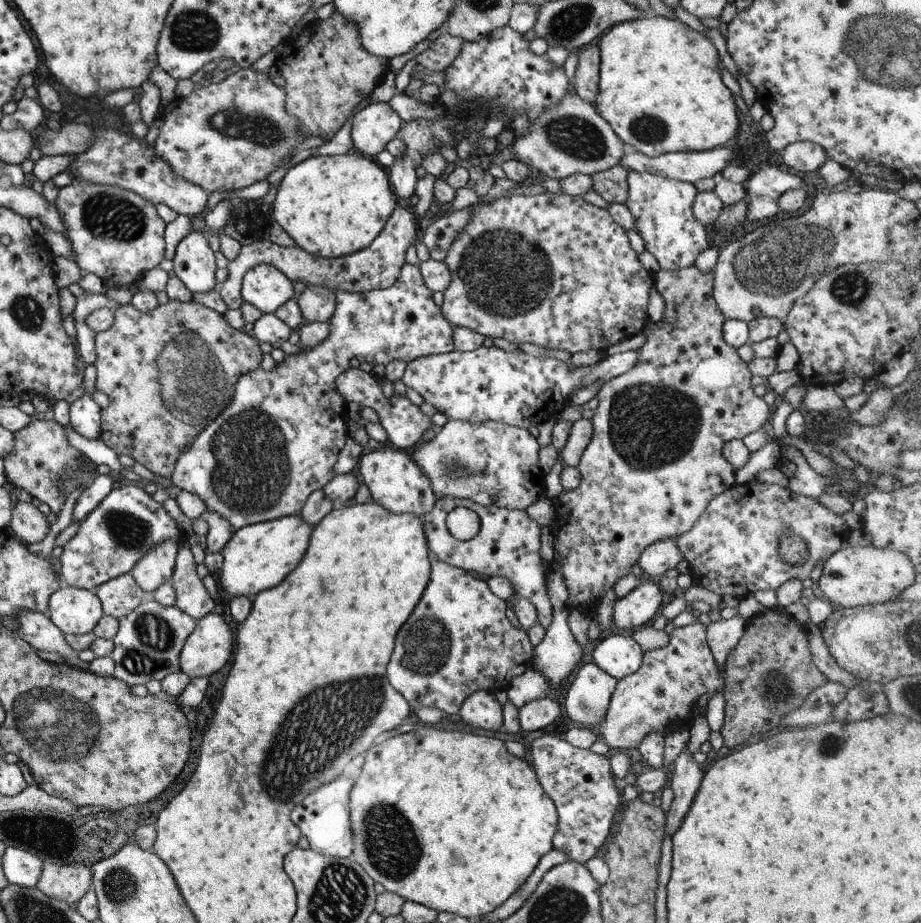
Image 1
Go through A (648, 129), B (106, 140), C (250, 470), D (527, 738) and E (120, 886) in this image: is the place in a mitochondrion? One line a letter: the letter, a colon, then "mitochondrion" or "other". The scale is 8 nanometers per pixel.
A: mitochondrion
B: other
C: mitochondrion
D: other
E: mitochondrion

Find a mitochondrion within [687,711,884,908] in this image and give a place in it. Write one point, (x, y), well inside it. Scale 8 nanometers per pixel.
(830, 745)

